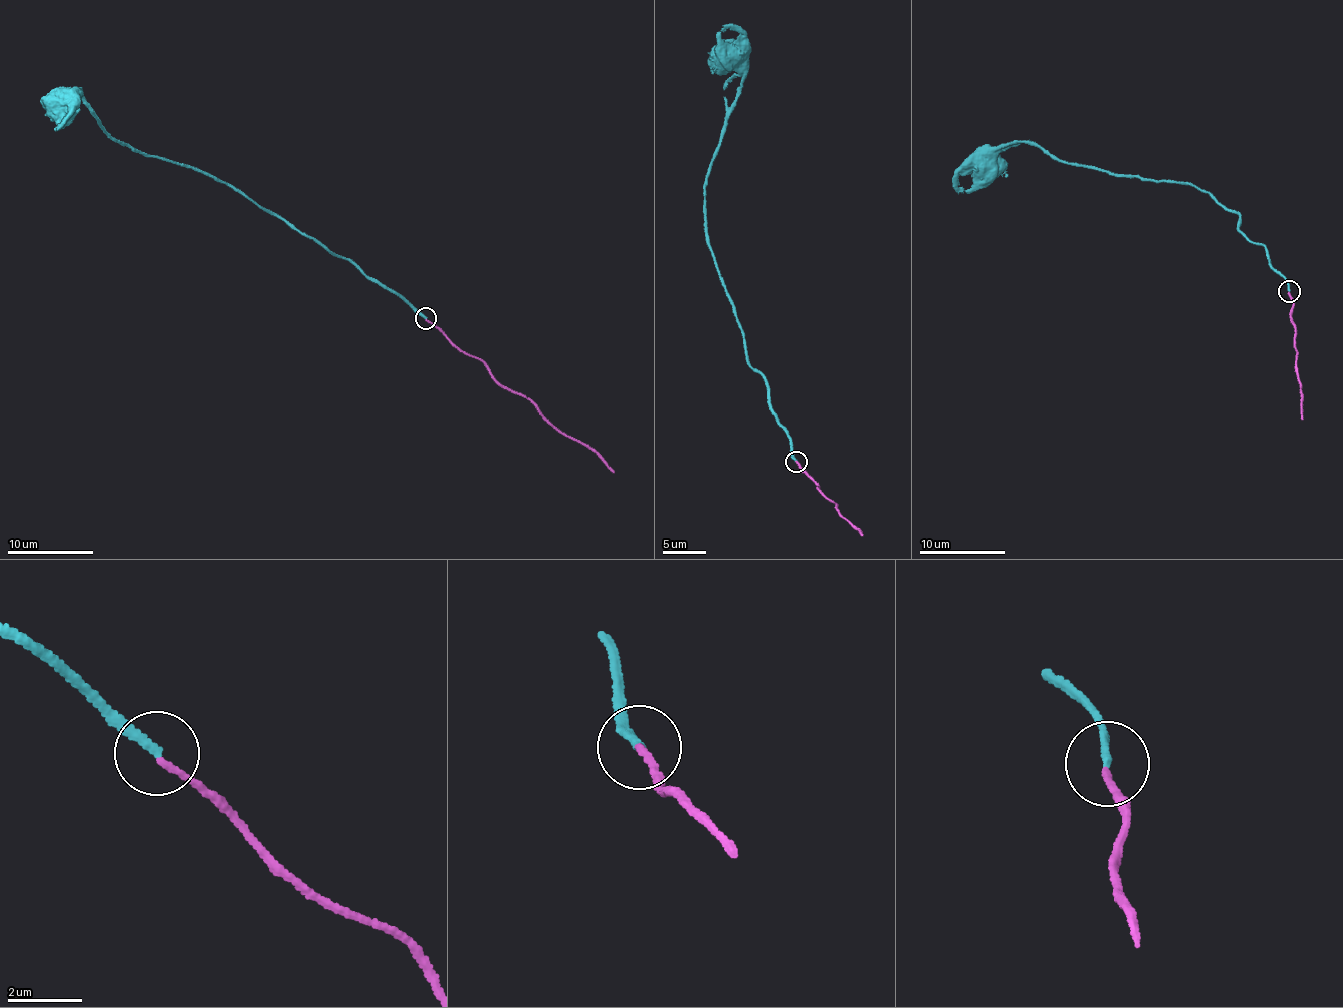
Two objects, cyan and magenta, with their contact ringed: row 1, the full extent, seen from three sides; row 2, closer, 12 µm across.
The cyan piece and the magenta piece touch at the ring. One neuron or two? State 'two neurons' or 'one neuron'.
two neurons

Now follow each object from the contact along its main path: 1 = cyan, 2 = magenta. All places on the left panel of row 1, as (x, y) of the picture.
1: (426, 317), (346, 259), (220, 179), (111, 139), (77, 87), (79, 94), (72, 92), (60, 105)
2: (426, 320), (485, 365), (497, 380), (523, 395), (539, 414), (590, 447), (615, 473)

